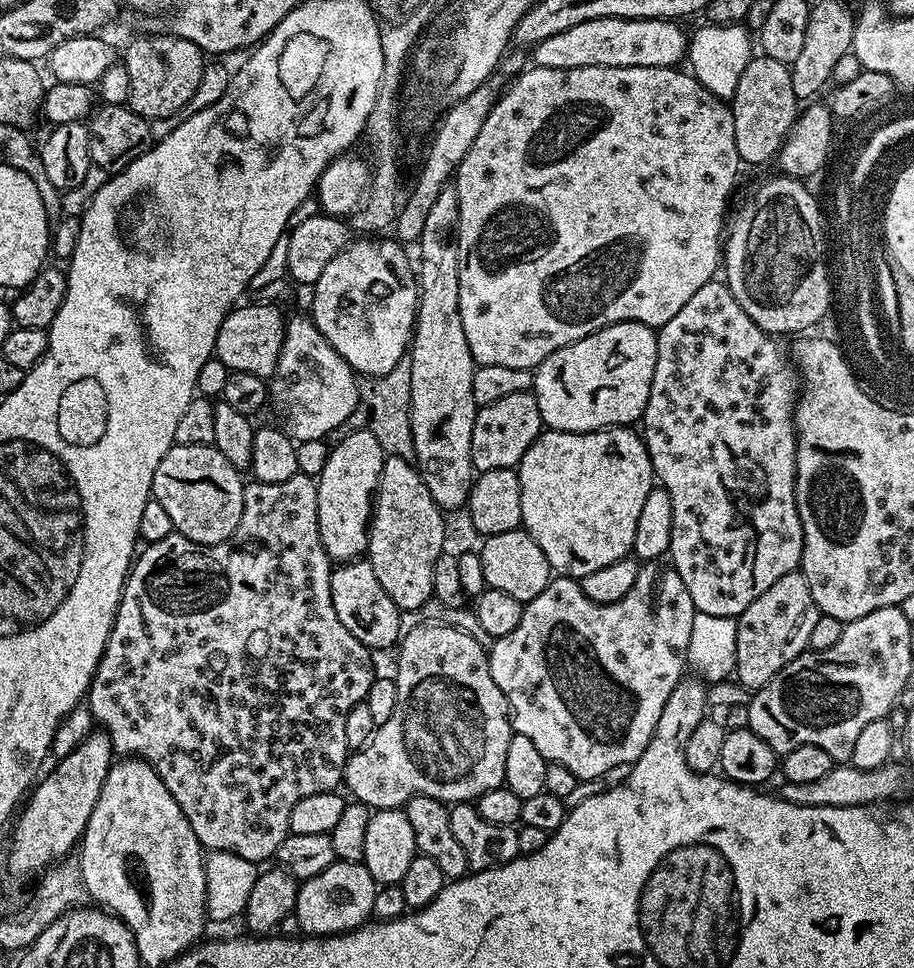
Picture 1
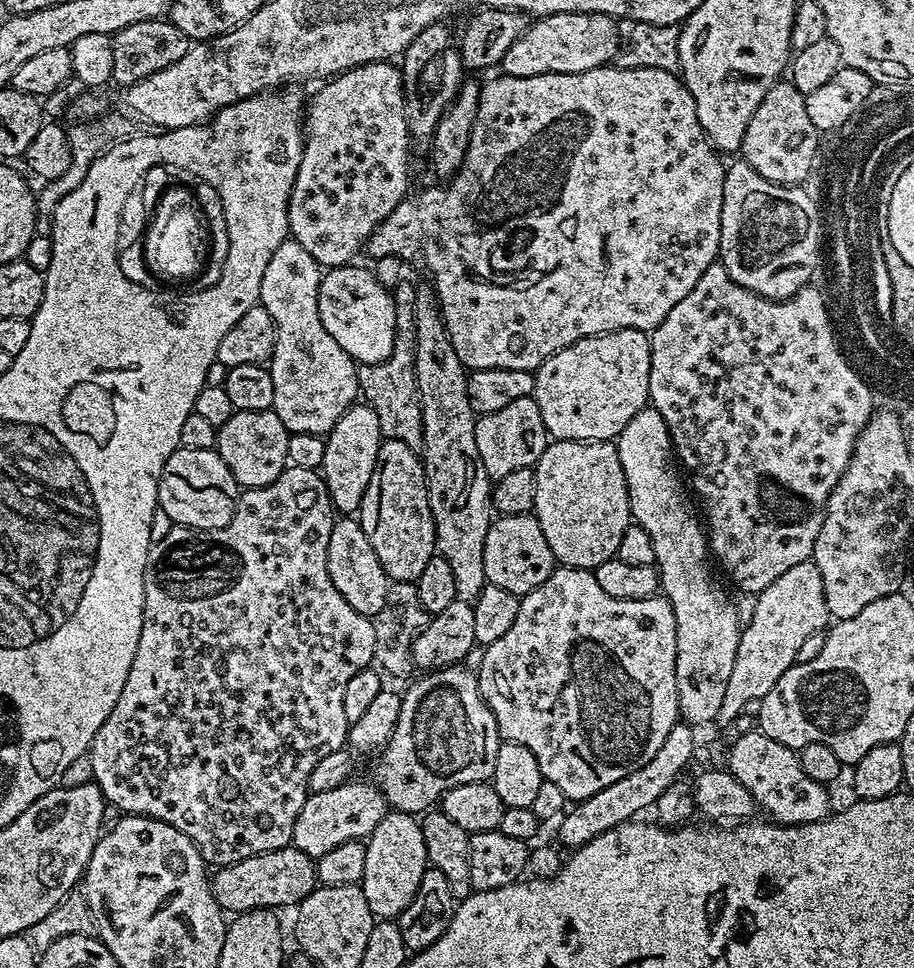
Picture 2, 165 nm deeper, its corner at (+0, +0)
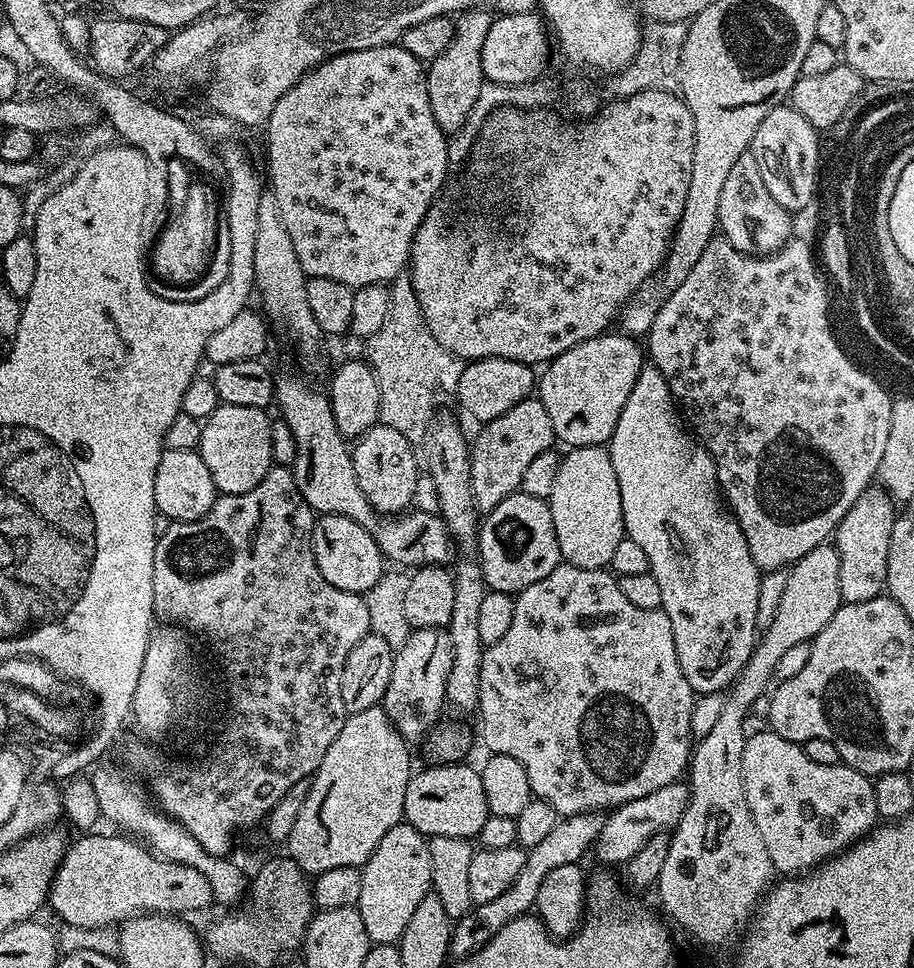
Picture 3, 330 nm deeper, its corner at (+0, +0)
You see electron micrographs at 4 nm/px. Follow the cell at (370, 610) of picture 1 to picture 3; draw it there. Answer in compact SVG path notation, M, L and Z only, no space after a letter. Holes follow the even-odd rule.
M321 515L312 532L312 553L322 570L322 578L330 586L347 592L368 592L386 570L386 557L380 553L378 542L364 527L345 515Z

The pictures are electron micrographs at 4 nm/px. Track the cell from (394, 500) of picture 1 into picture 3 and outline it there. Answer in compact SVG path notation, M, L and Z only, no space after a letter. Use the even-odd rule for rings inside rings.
M377 422L376 425L351 445L354 470L358 474L358 486L362 486L362 494L381 514L400 514L413 507L412 499L416 496L416 483L420 480L420 468L416 465L416 452L413 441L407 440L394 426L386 426Z

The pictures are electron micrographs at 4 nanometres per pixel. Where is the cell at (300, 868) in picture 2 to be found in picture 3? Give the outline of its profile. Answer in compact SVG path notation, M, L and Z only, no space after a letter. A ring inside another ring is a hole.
M80 834L75 841L69 843L67 851L64 852L62 862L58 866L58 870L54 874L54 882L48 891L47 903L52 904L52 908L56 911L57 921L60 924L69 924L70 926L78 926L79 928L112 928L119 925L125 920L130 920L134 916L141 914L188 914L184 912L196 912L199 908L204 908L209 903L213 903L214 897L210 888L210 882L206 882L206 874L200 874L198 870L194 870L194 866L186 866L179 864L173 860L165 860L156 855L155 852L149 850L143 843L137 842L135 839L129 838L124 834L115 834L116 836L92 836L96 834Z

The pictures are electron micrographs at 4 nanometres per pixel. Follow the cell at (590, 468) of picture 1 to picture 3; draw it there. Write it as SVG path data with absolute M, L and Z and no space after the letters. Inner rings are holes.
M595 444L565 451L558 479L554 482L554 490L550 490L547 502L561 557L579 568L607 569L618 542L626 538L622 494L618 490L618 474L614 474L611 451Z

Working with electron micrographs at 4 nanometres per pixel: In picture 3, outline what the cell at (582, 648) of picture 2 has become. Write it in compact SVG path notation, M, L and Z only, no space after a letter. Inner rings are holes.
M561 562L553 572L546 574L546 578L542 578L542 582L534 582L534 586L530 586L524 592L519 593L515 597L515 601L514 618L510 621L510 630L506 630L506 638L498 638L498 642L487 645L484 649L484 657L482 658L478 717L480 716L480 736L484 739L485 746L489 748L487 751L492 754L506 754L510 758L518 758L518 762L522 762L522 766L526 770L526 778L530 778L533 797L550 802L550 806L554 806L557 817L560 818L582 814L583 812L600 812L601 810L605 810L604 808L615 810L620 805L630 802L634 798L642 798L646 794L654 794L654 790L662 790L662 786L677 783L683 777L680 775L683 772L685 775L686 769L689 767L694 747L694 740L690 733L692 730L692 708L696 705L696 696L693 693L690 682L686 682L686 674L682 674L682 666L678 662L678 654L674 650L674 630L667 614L660 608L642 610L638 606L633 606L627 600L626 594L622 594L619 579L611 571L603 568L579 568L567 562Z

